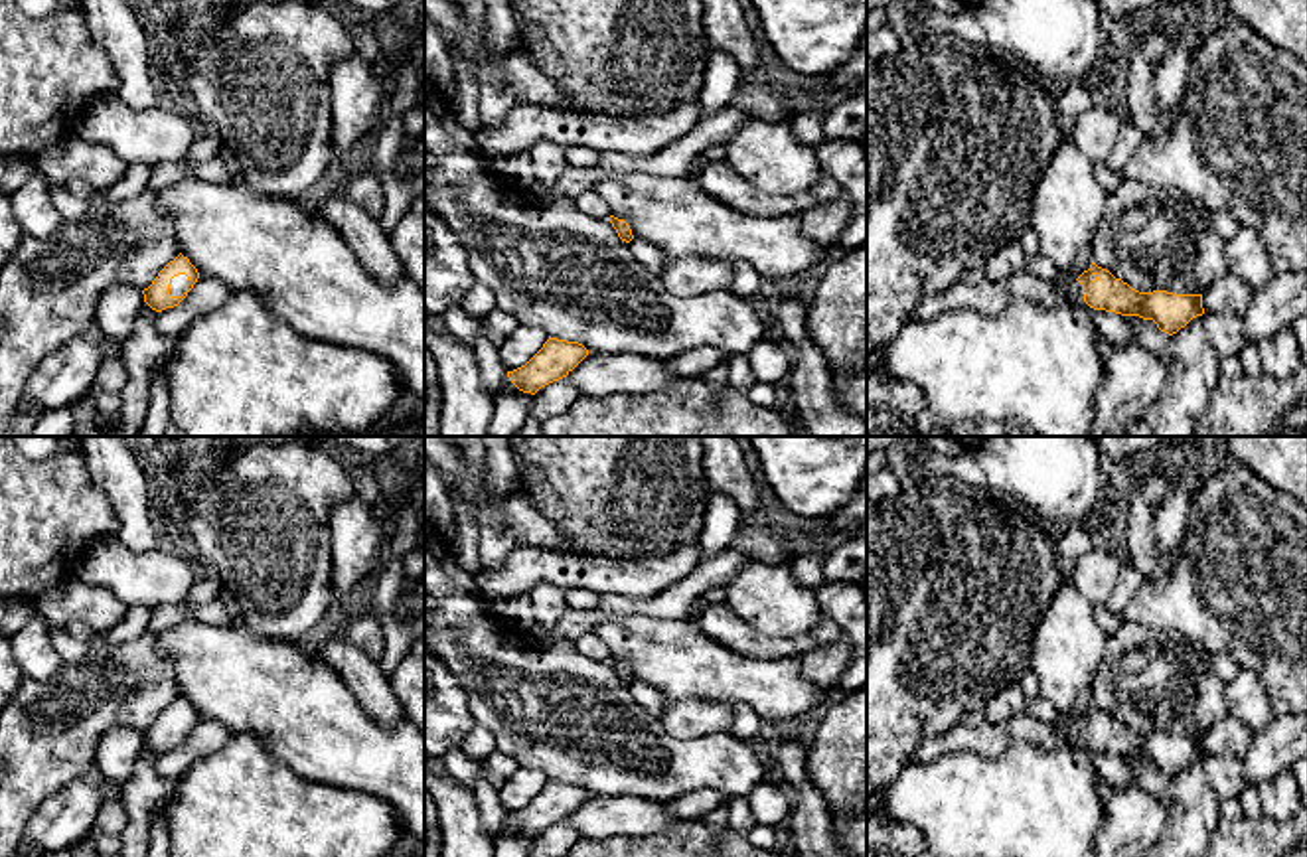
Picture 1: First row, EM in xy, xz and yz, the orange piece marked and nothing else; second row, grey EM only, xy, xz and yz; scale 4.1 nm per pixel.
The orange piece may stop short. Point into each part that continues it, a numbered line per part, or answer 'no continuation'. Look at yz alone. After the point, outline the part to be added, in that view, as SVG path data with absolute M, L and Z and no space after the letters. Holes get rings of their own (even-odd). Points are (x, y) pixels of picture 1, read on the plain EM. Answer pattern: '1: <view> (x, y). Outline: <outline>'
1: yz (1071, 729). Outline: M1062 717L1062 719L1056 723L1056 729L1064 735L1064 739L1066 739L1068 742L1078 740L1078 742L1084 744L1082 727L1080 727L1076 721L1072 721L1072 719L1068 719L1068 717Z

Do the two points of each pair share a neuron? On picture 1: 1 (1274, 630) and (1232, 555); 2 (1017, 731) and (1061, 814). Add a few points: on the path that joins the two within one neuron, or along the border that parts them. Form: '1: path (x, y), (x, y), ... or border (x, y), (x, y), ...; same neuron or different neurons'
1: path (1274, 613), (1274, 599), (1248, 573); same neuron
2: border (1065, 745), (1013, 743), (994, 757), (978, 753); different neurons

